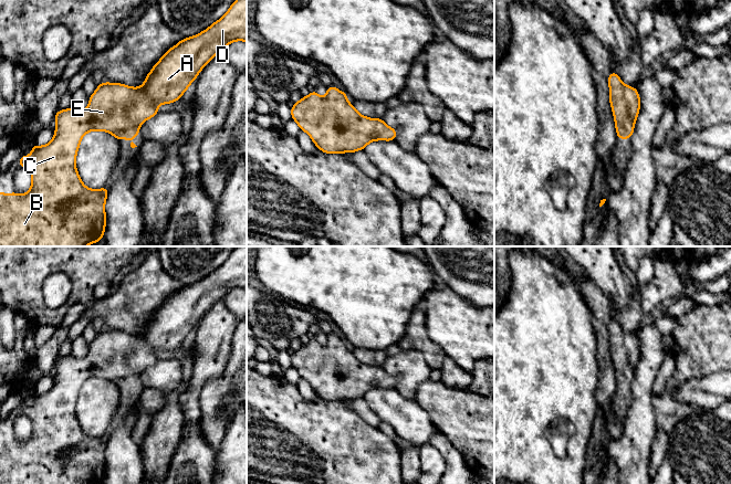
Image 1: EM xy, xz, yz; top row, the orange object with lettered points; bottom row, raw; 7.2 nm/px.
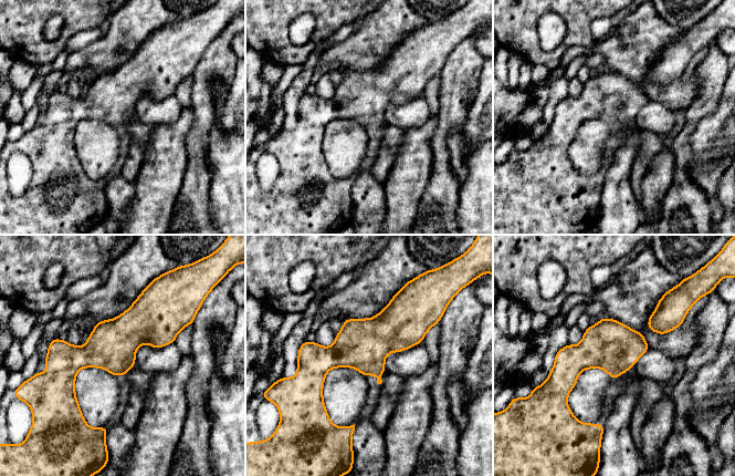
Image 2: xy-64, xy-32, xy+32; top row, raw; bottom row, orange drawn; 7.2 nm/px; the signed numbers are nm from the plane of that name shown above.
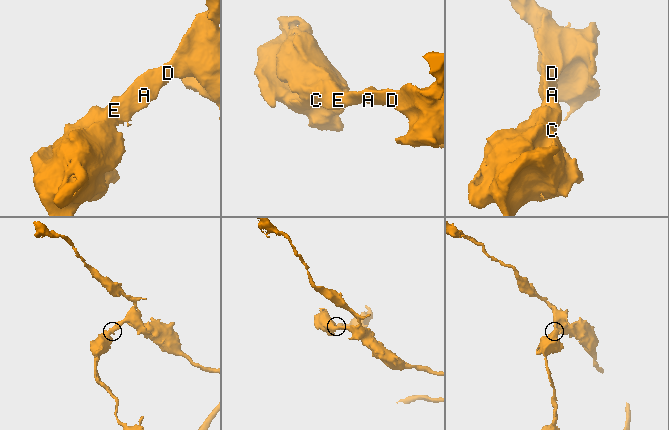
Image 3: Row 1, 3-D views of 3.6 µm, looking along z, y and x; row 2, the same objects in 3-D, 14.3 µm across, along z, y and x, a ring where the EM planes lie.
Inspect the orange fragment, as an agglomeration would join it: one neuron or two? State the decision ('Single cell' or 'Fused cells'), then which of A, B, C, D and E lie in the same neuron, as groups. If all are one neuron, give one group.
Single cell. Groups: A B C D E

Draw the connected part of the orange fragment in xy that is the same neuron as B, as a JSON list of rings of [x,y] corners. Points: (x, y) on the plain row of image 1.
[[[238,246],[221,266],[203,280],[181,286],[178,292],[169,296],[153,314],[140,335],[103,329],[90,344],[88,354],[84,358],[67,356],[55,359],[56,377],[52,389],[45,393],[30,393],[32,401],[21,403],[19,407],[20,414],[27,415],[32,422],[30,438],[24,442],[0,440],[0,484],[103,484],[106,473],[105,449],[109,435],[94,438],[83,432],[75,414],[76,401],[83,383],[92,378],[102,378],[111,380],[118,388],[133,388],[139,381],[139,373],[159,360],[157,356],[159,351],[178,348],[203,314],[233,288],[247,290],[247,246]]]

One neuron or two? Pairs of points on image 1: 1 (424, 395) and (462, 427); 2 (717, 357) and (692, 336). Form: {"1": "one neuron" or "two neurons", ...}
{"1": "one neuron", "2": "one neuron"}

